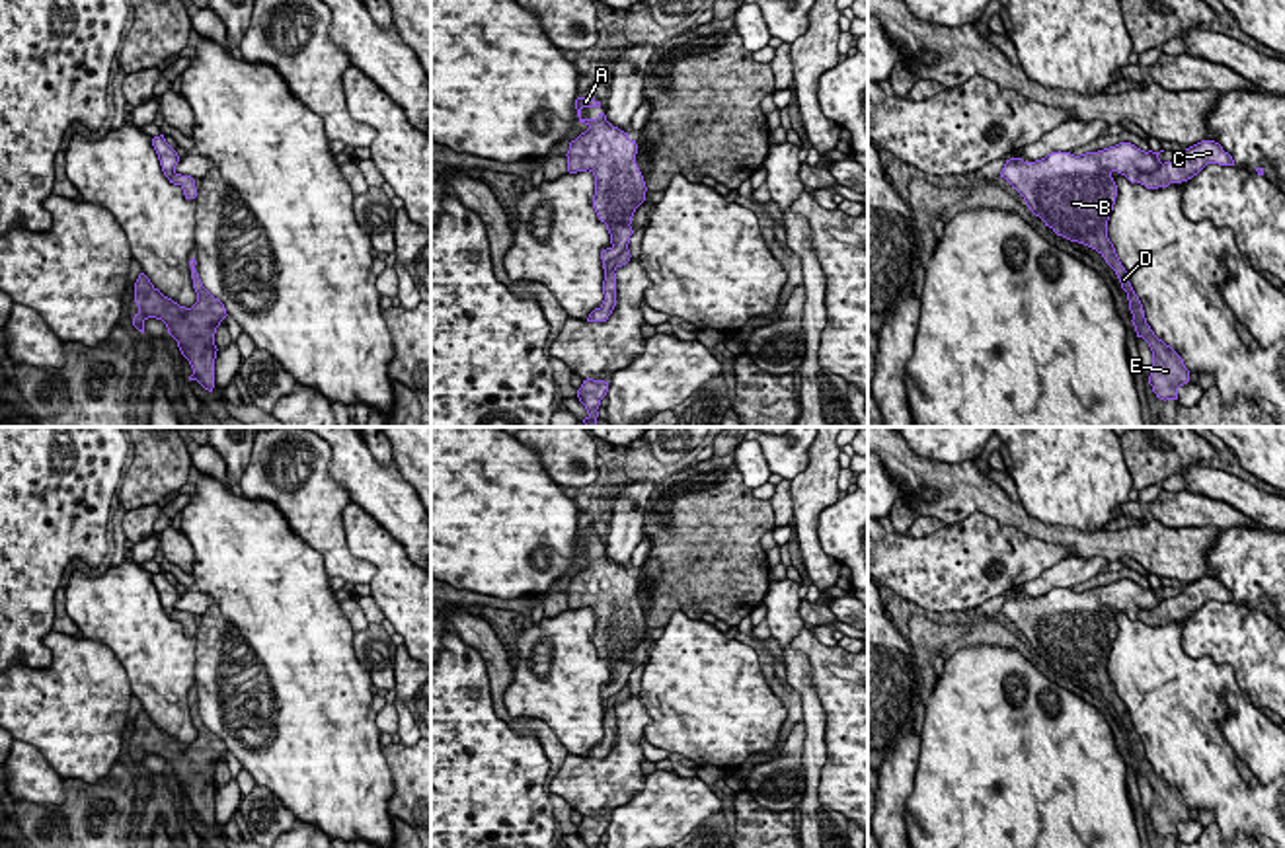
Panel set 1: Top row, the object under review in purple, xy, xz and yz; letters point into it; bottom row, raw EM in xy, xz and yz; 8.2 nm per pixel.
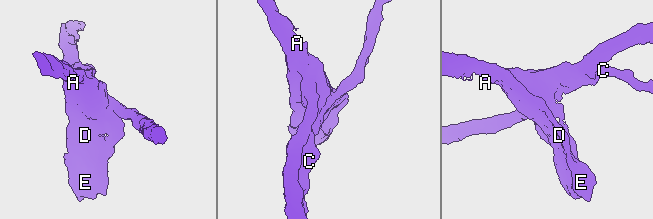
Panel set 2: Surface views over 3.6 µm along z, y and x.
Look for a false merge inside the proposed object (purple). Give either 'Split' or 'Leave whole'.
Split

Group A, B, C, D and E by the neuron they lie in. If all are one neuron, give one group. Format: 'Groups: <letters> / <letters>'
Groups: A B D E / C

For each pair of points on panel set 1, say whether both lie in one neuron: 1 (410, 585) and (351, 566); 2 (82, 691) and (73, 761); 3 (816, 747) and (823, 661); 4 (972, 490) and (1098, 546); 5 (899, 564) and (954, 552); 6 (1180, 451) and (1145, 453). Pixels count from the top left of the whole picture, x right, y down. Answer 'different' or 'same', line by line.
1: different
2: same
3: different
4: same
5: same
6: same

